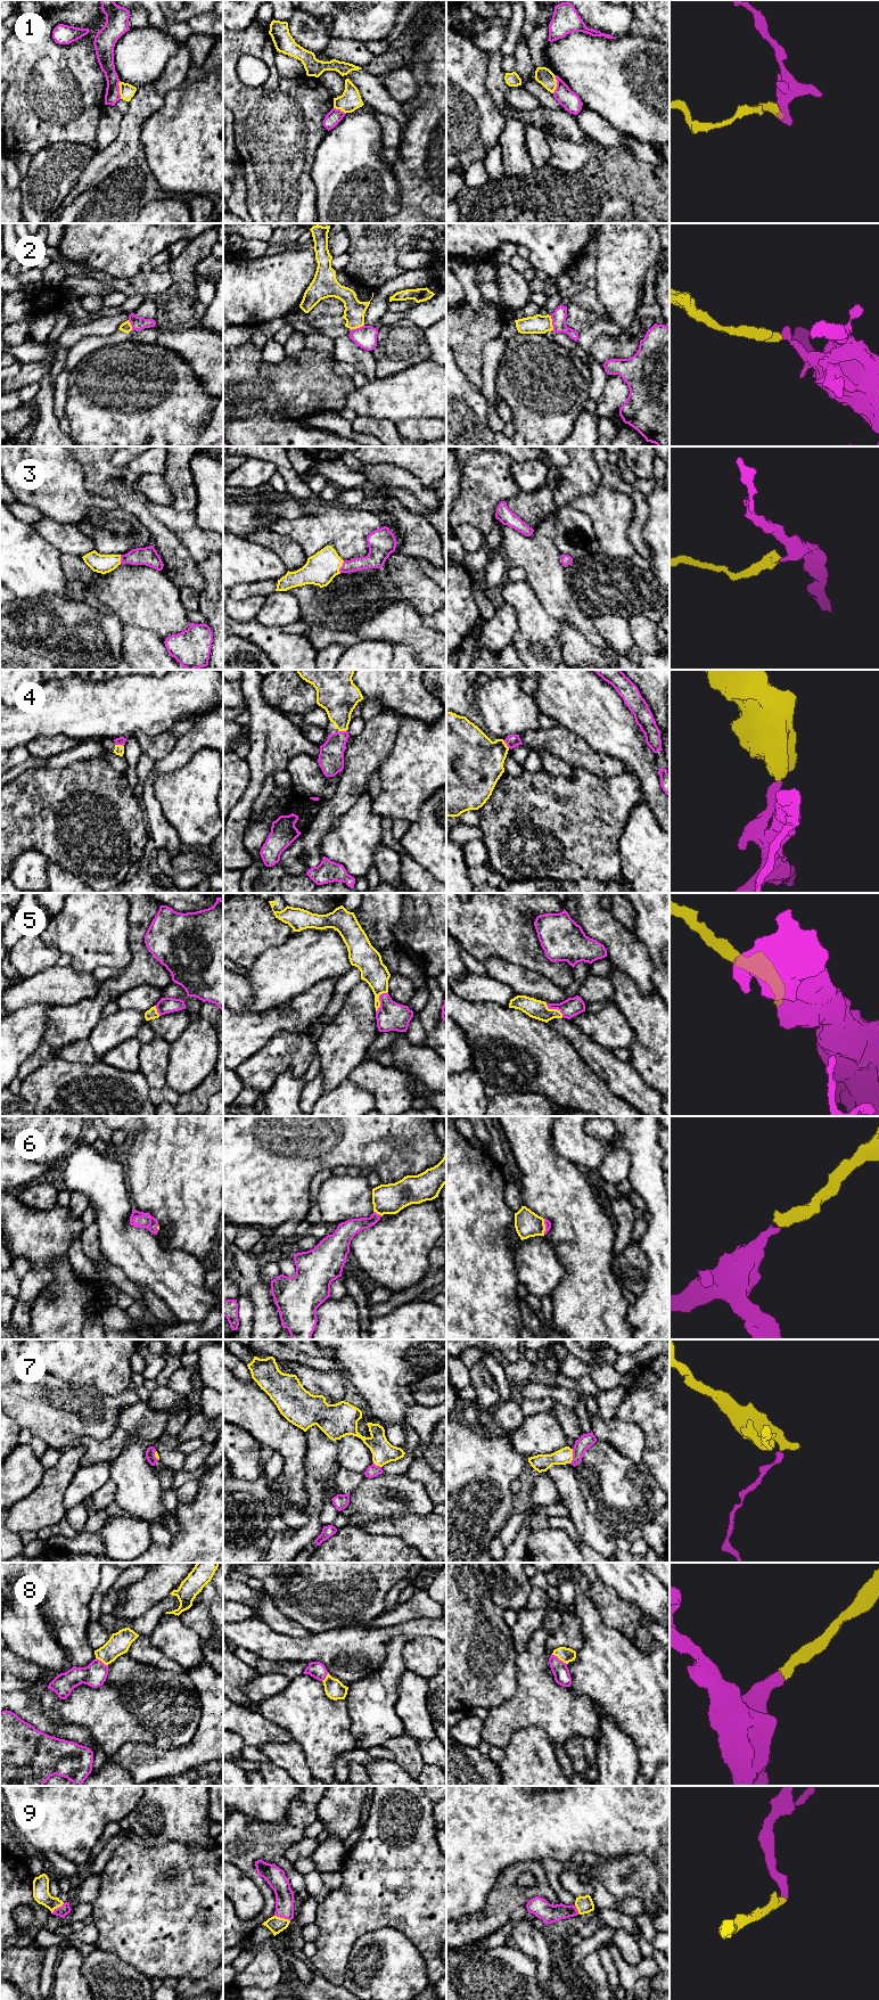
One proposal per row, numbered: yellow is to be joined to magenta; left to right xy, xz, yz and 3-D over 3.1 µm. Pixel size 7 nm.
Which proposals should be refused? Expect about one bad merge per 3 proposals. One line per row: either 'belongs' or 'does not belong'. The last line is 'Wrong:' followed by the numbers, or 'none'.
1: belongs
2: does not belong
3: belongs
4: belongs
5: belongs
6: belongs
7: does not belong
8: belongs
9: belongs
Wrong: 2, 7

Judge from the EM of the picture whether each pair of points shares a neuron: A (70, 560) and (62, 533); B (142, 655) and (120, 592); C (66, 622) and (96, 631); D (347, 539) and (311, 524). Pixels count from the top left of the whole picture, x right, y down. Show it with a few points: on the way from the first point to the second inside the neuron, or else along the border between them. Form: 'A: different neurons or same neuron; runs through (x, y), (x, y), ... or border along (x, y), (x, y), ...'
A: different neurons; border along (62, 554), (72, 554), (81, 557)
B: different neurons; border along (123, 623), (150, 629), (157, 634)
C: same neuron; runs through (73, 629), (75, 631), (89, 631)
D: same neuron; runs through (338, 530), (333, 524), (320, 524)

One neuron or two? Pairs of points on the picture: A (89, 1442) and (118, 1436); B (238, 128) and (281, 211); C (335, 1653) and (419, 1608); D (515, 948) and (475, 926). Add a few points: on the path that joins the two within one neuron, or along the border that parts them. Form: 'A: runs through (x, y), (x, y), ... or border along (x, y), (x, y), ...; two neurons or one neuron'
A: runs through (96, 1444), (112, 1443); one neuron
B: runs through (246, 148), (279, 182), (280, 190); one neuron
C: border along (412, 1619), (387, 1625), (371, 1625); two neurons
D: runs through (504, 937), (493, 926), (485, 926); one neuron

